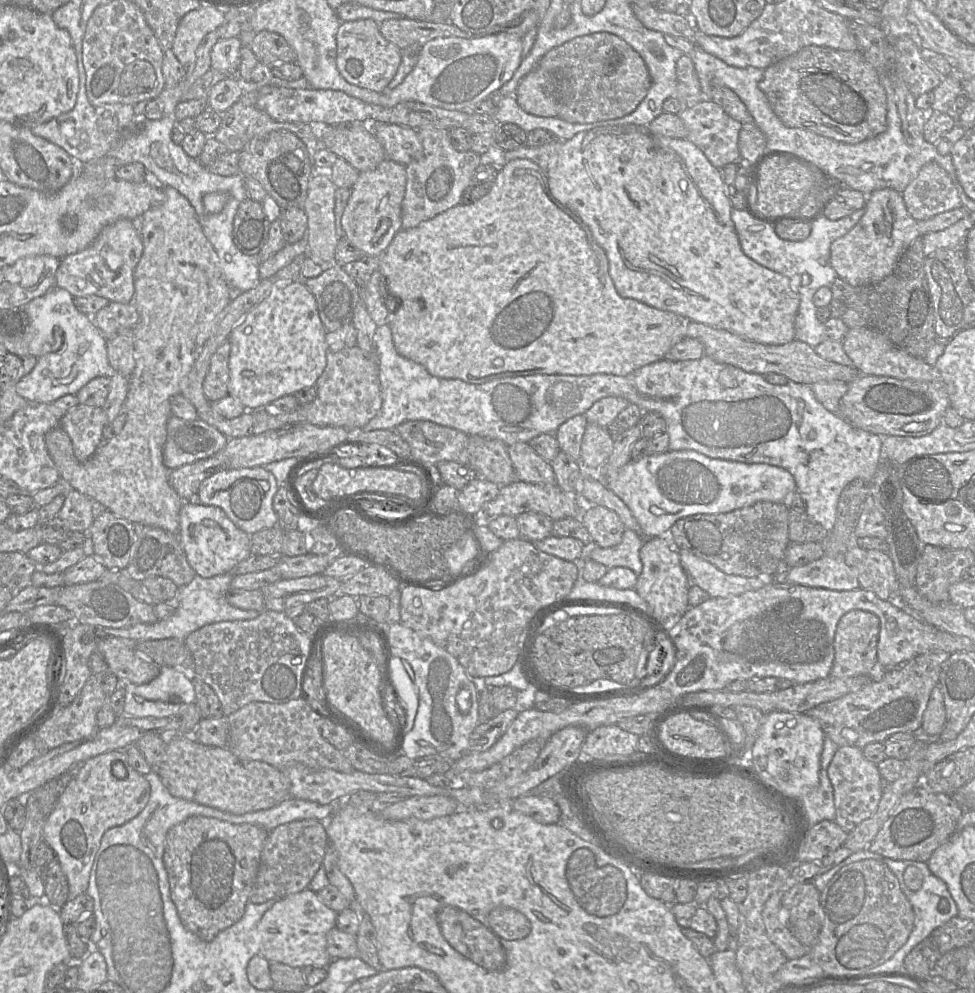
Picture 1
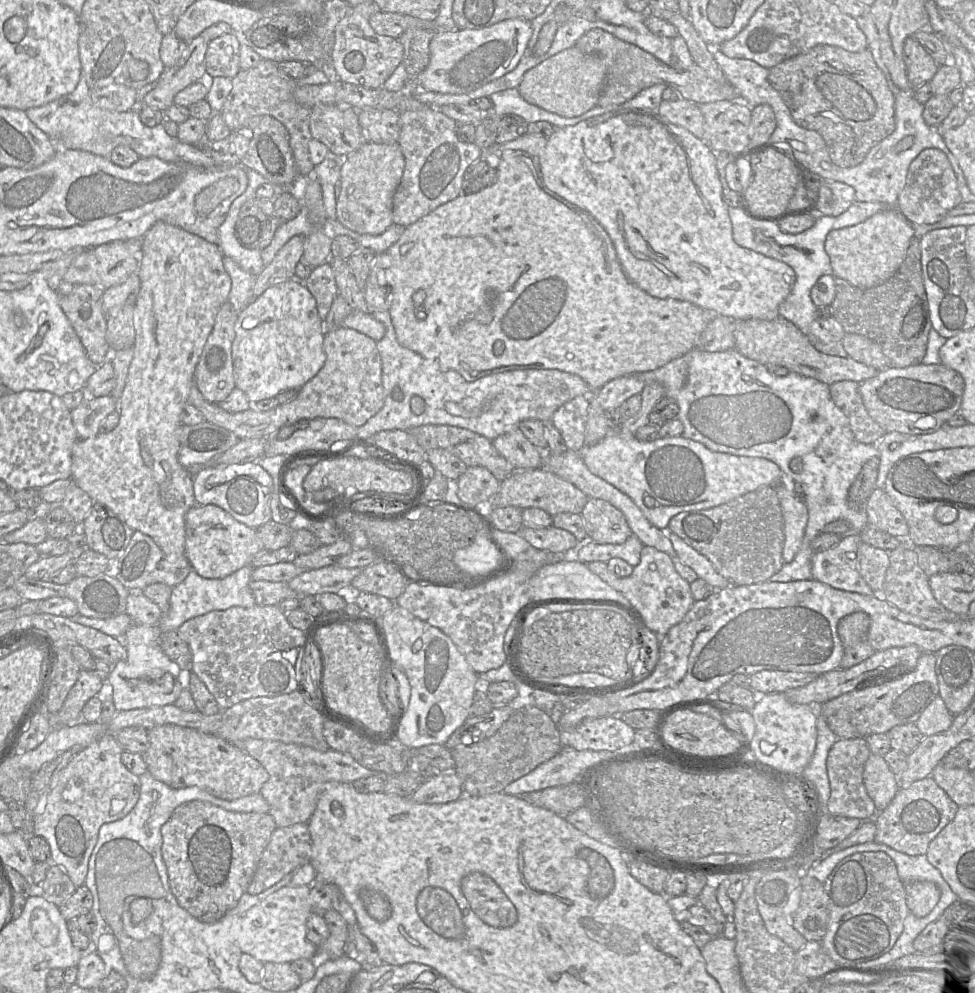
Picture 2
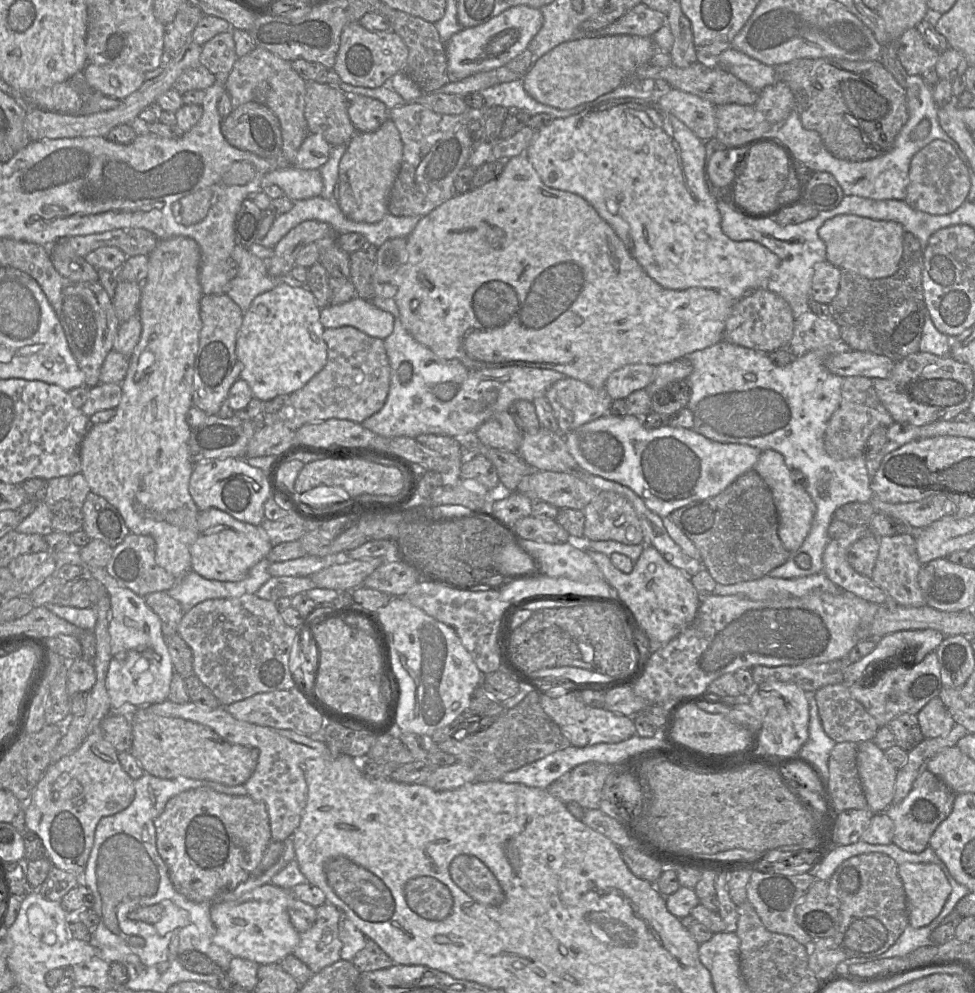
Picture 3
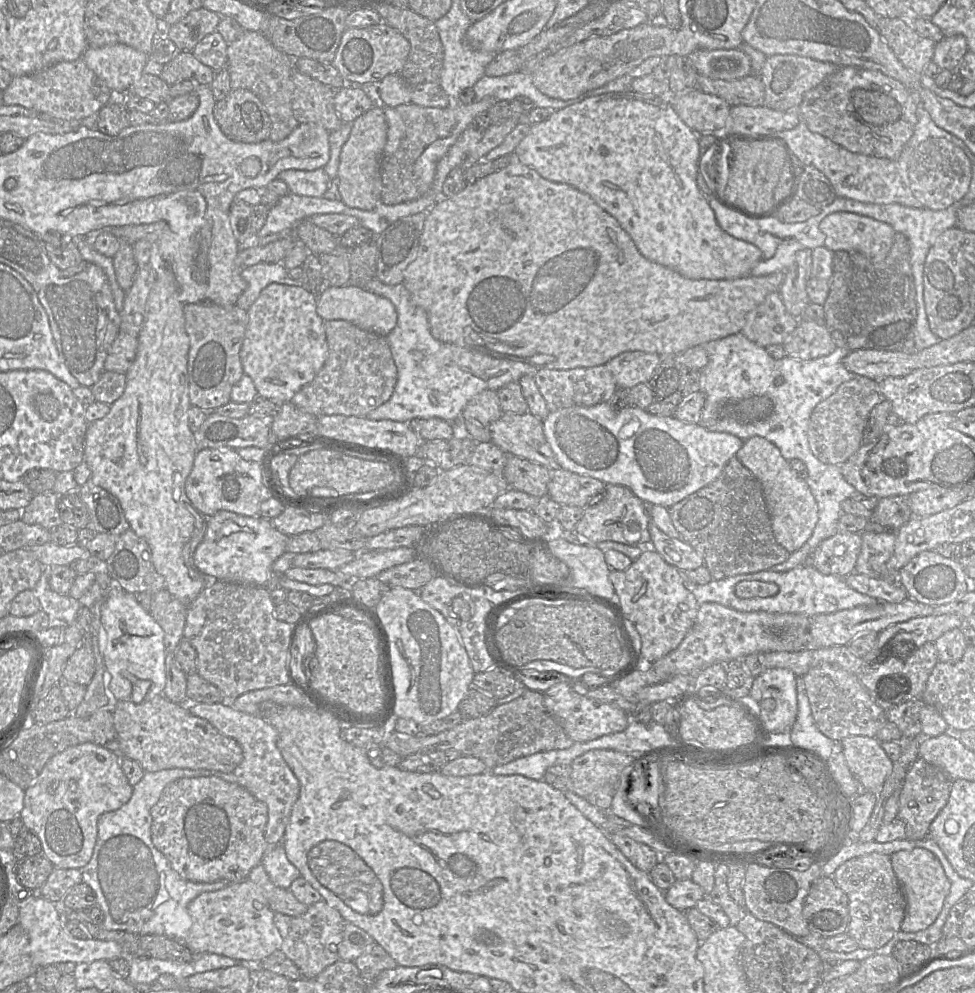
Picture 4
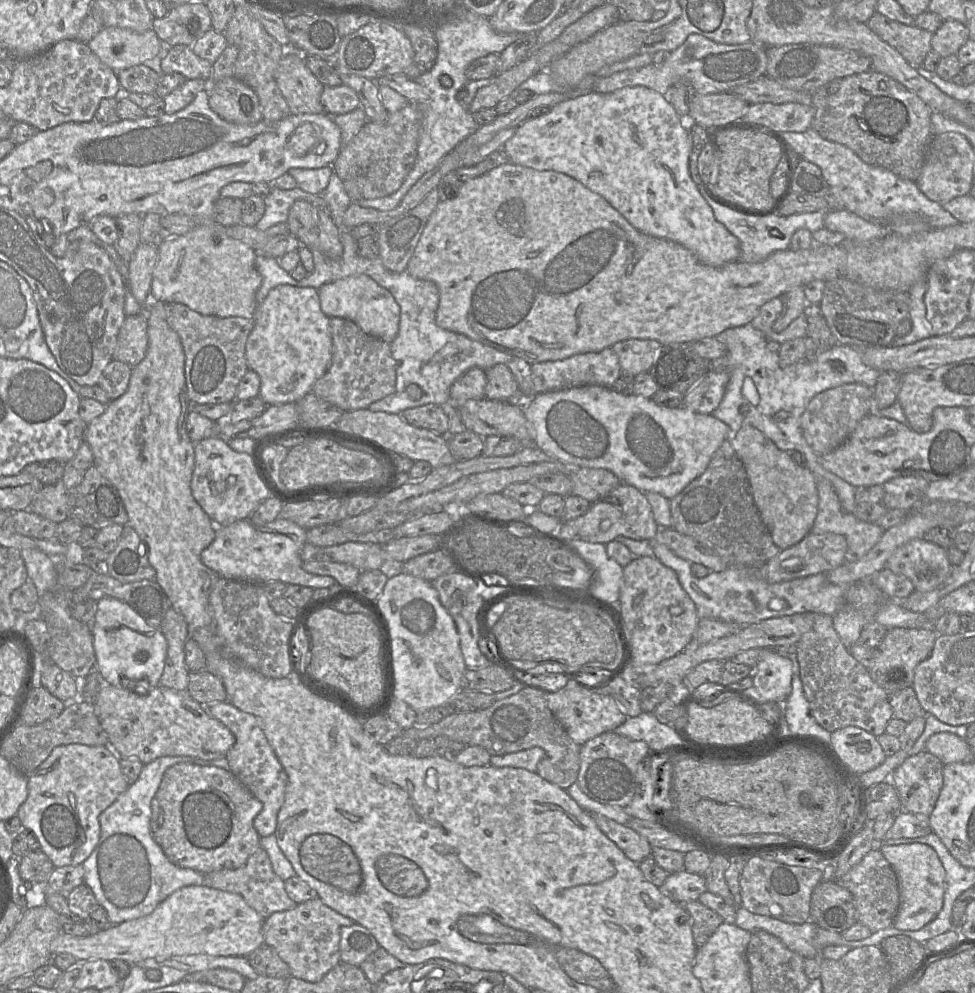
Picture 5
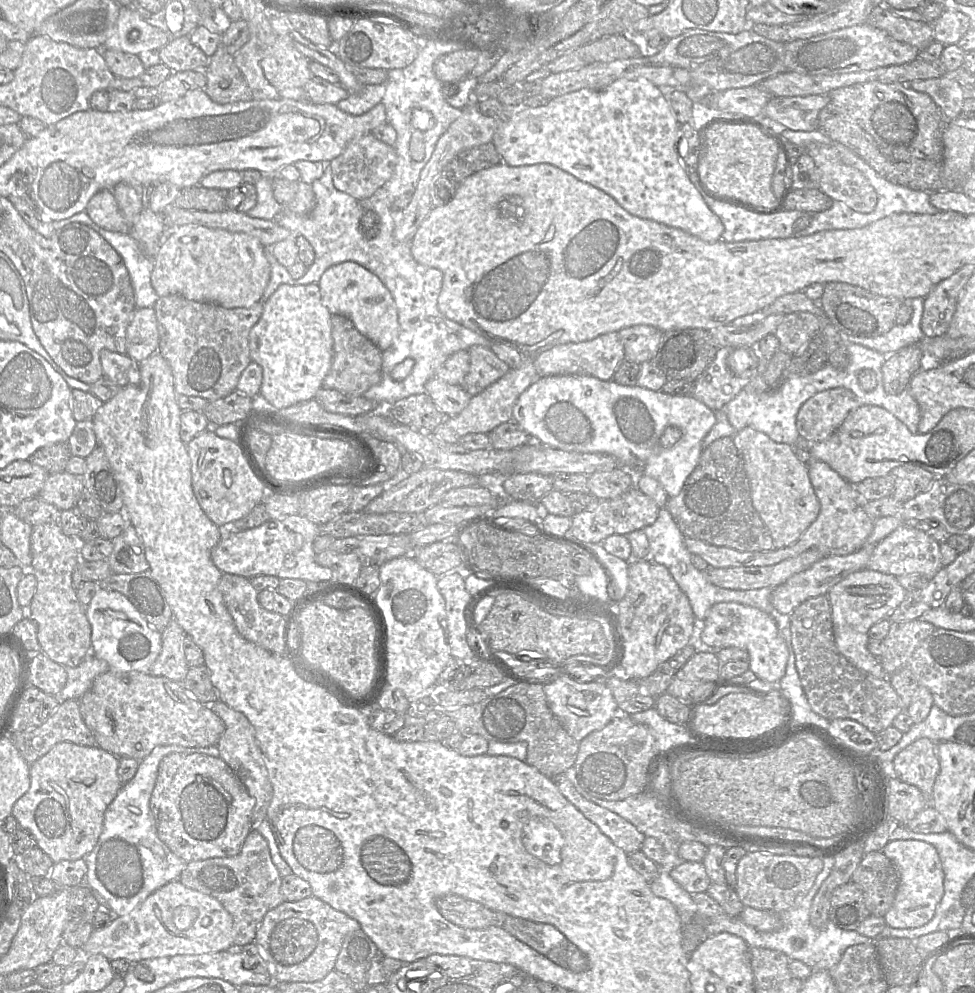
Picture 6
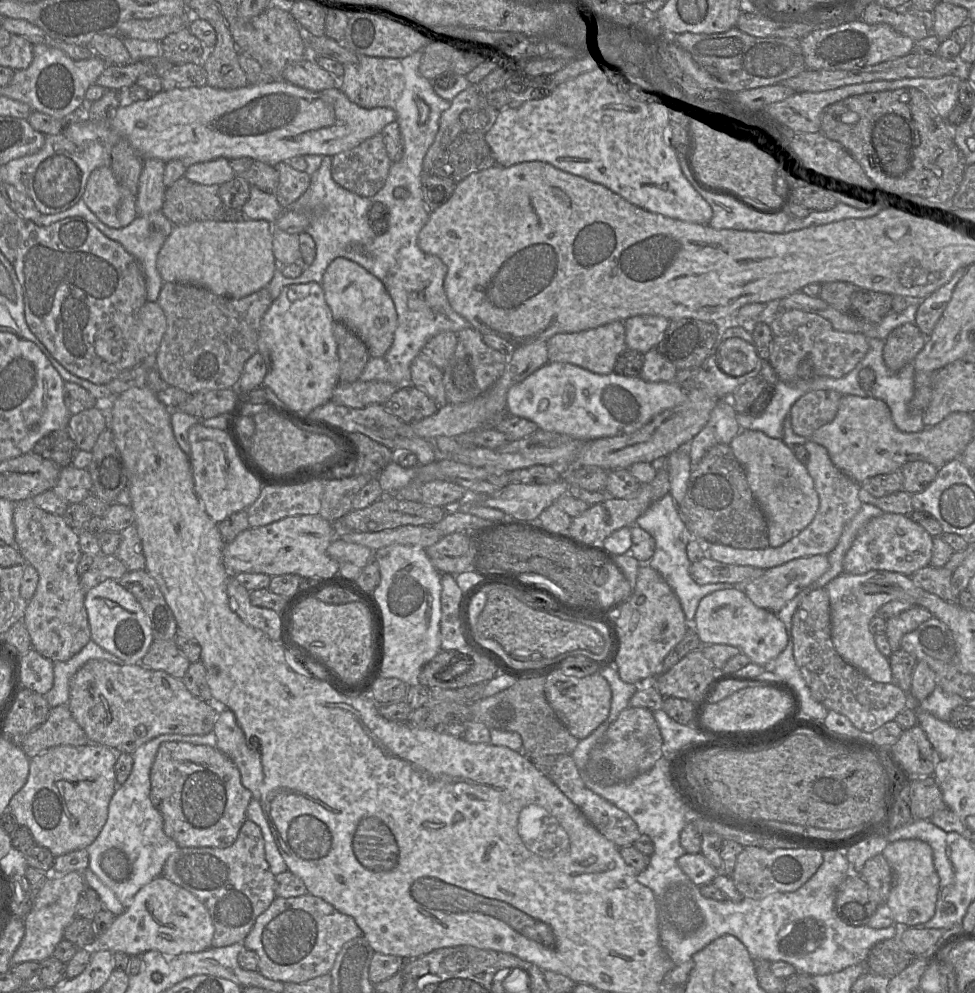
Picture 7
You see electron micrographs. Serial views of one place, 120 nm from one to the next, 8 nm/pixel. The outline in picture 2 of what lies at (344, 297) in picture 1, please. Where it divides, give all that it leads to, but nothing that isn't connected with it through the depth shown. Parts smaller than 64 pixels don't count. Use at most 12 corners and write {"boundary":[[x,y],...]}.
{"boundary":[[329,263],[315,267],[304,285],[325,321],[339,294]]}

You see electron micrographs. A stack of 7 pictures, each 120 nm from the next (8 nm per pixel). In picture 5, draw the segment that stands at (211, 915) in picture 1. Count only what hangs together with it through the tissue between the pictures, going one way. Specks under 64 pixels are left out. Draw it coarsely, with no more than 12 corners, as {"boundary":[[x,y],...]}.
{"boundary":[[177,763],[151,835],[178,867],[238,869],[262,806],[229,769]]}

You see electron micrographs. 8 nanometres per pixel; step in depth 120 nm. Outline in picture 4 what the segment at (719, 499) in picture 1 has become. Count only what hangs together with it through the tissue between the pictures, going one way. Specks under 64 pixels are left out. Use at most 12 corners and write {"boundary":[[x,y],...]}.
{"boundary":[[610,402],[542,422],[558,467],[668,509],[744,443]]}

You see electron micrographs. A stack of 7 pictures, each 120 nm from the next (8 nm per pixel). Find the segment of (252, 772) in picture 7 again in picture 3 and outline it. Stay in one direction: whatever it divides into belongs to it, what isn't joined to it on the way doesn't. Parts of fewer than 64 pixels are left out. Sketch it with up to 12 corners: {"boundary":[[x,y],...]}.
{"boundary":[[169,700],[143,707],[257,749],[244,783],[265,805],[271,841],[300,824],[303,764],[330,758],[321,739],[238,720],[223,706]]}

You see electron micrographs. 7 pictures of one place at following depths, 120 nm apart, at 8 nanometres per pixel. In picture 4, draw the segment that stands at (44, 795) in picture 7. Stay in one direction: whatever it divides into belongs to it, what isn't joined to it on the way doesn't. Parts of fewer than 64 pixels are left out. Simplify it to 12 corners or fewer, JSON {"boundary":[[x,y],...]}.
{"boundary":[[117,752],[46,763],[20,815],[55,868],[92,858],[100,815],[130,800]]}

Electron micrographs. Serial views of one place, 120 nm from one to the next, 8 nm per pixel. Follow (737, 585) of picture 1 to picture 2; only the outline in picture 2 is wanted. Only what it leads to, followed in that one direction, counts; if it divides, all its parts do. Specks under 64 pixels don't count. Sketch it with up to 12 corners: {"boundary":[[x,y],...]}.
{"boundary":[[672,531],[678,557],[716,589],[731,585],[704,555]]}

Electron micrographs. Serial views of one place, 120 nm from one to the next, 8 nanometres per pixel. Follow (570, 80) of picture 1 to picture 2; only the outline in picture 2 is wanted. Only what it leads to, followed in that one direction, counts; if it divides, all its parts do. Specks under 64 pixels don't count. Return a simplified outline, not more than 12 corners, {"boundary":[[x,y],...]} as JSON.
{"boundary":[[600,28],[574,47],[598,55],[597,106],[619,107],[665,84],[696,104],[740,100],[697,65],[676,69]]}

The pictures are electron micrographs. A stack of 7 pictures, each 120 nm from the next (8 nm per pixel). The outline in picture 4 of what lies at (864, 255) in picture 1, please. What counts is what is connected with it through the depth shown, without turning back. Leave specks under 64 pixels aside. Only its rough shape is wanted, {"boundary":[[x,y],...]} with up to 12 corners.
{"boundary":[[851,212],[819,225],[832,252],[883,260],[895,230]]}

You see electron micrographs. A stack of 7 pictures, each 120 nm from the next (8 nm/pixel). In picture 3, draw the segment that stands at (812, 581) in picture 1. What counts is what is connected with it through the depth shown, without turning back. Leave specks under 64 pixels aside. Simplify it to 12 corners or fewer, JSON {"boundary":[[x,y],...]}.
{"boundary":[[852,527],[830,540],[823,572],[842,591],[878,605],[889,596],[847,560],[850,546],[869,535]]}

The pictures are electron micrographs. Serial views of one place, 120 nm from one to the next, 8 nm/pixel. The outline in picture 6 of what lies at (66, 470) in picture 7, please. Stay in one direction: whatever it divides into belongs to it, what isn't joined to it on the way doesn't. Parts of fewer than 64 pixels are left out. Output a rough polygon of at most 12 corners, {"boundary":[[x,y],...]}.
{"boundary":[[49,475],[37,497],[64,511],[77,506],[83,475]]}

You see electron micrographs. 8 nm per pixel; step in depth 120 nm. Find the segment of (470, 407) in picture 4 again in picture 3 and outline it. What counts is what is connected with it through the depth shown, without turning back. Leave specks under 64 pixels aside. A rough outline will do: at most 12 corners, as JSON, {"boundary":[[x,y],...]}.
{"boundary":[[508,411],[475,430],[482,444],[516,453],[523,434]]}

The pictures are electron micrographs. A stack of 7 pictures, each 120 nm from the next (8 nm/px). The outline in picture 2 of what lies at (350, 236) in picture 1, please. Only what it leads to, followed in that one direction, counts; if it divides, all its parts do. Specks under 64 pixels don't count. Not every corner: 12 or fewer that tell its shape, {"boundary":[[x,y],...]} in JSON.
{"boundary":[[367,142],[344,157],[339,222],[380,235],[405,158]]}

